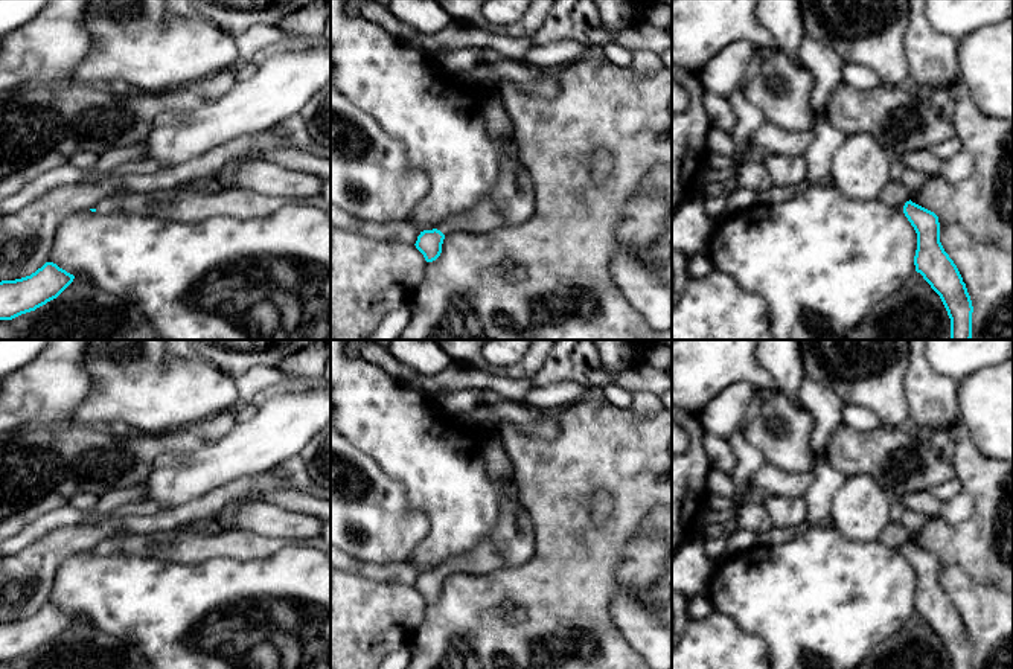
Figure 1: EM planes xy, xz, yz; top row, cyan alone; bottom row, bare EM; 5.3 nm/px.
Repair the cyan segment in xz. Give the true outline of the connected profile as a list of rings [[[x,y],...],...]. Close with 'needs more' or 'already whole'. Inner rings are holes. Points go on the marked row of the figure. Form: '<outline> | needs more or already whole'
[[[504,155],[492,192],[481,198],[471,212],[443,222],[439,230],[420,232],[414,245],[427,262],[433,262],[442,253],[446,233],[457,229],[484,233],[506,226],[516,226],[529,221],[535,212],[536,192],[530,172],[521,162]]] | needs more

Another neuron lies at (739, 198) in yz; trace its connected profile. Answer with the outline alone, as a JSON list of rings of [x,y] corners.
[[[731,184],[727,197],[727,213],[740,213],[759,201],[759,192]]]

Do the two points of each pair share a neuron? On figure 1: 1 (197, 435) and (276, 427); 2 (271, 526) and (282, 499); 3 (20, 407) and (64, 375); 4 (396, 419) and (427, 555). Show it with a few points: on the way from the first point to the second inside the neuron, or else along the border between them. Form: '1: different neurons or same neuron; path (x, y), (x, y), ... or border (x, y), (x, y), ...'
1: different neurons; border (236, 424), (221, 438), (197, 448)
2: different neurons; border (262, 500), (313, 515)
3: same neuron; path (31, 396), (46, 392), (54, 384)
4: same neuron; path (425, 453), (439, 467), (439, 521)

